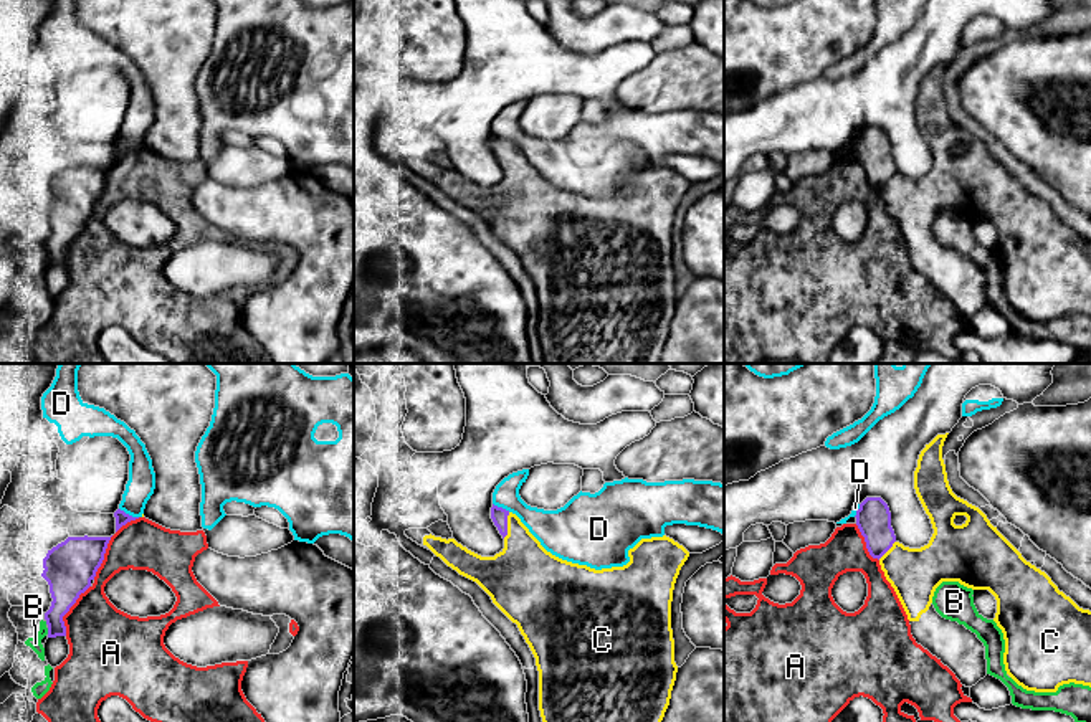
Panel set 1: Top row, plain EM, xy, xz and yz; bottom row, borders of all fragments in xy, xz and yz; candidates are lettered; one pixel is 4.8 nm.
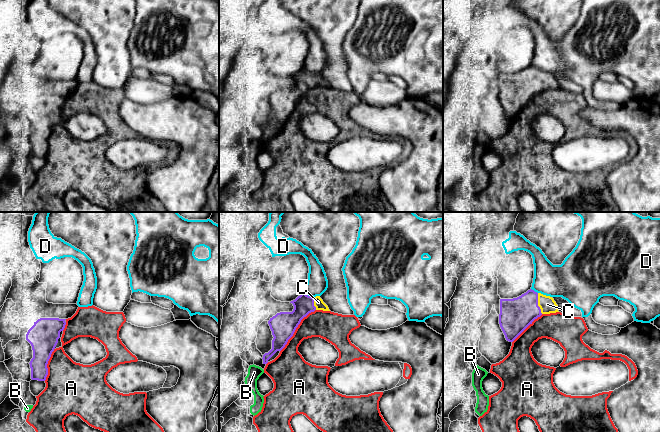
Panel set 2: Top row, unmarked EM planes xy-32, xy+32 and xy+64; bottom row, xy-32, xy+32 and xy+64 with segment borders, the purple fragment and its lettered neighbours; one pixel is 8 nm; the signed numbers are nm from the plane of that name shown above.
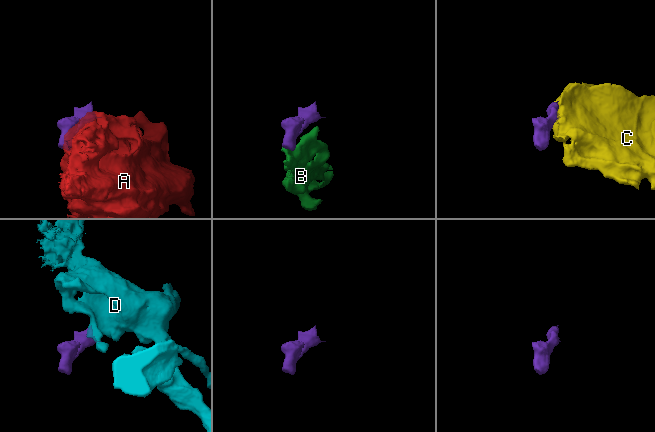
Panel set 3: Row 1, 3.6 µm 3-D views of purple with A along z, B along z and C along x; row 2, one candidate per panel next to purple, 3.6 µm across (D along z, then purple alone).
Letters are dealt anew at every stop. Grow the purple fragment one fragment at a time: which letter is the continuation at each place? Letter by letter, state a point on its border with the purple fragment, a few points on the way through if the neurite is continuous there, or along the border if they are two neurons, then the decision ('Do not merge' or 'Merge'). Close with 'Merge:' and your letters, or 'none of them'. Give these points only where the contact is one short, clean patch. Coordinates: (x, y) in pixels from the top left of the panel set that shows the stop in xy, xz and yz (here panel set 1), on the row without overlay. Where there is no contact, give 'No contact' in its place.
A: Touches purple at xy (68, 240). Do not merge
B: Touches purple at xy (48, 261). Do not merge
C: Touches purple at xz (506, 156). Merge
D: Touches purple at xy (128, 144). Boundary: xy (119, 137), (138, 147). Do not merge
Merge: C

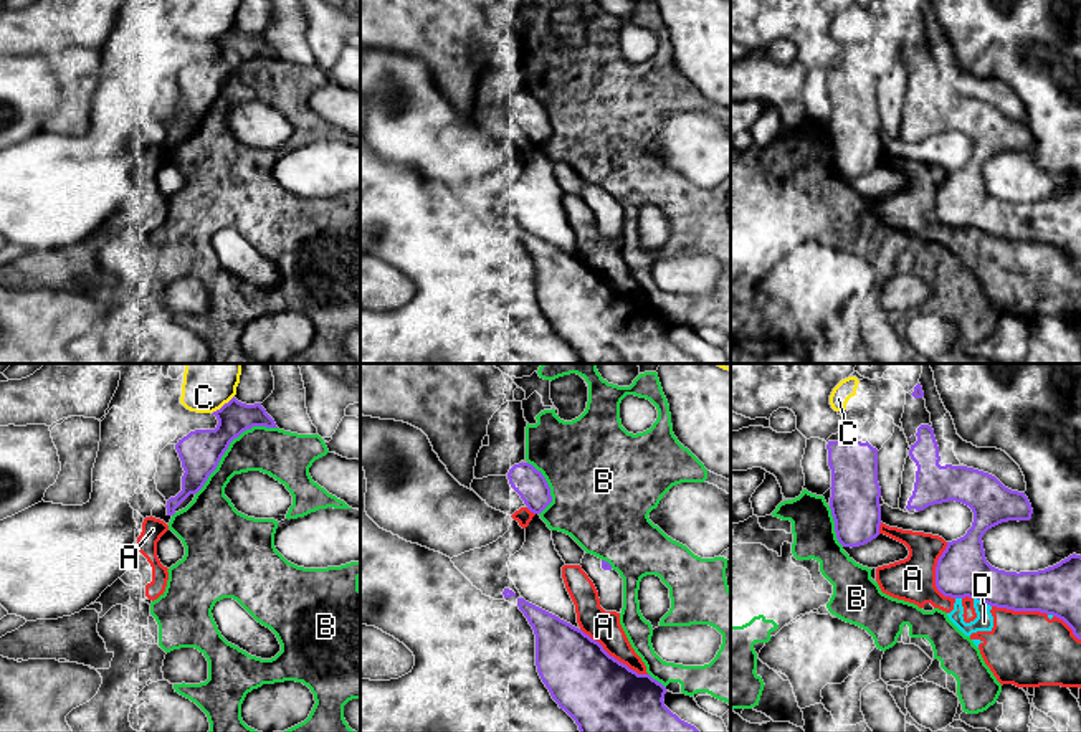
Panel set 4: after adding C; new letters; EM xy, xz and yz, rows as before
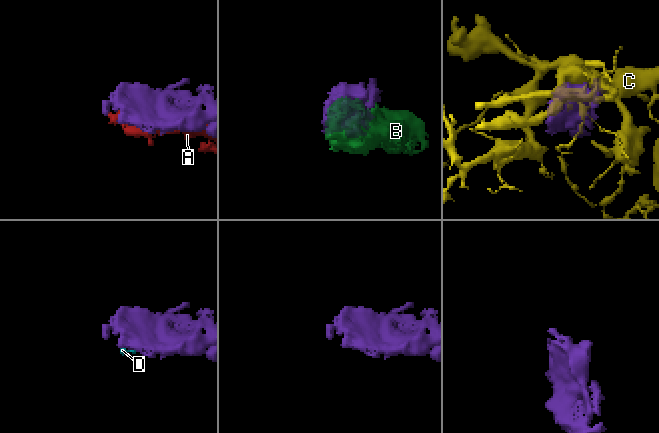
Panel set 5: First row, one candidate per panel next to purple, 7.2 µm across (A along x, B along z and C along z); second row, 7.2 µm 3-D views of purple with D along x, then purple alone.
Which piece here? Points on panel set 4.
A: Touches purple at xz (612, 286). Do not merge
B: Touches purple at xy (228, 75). Do not merge
C: Touches purple at xy (223, 35). Do not merge
D: Touches purple at yz (982, 230). Do not merge
Merge: none of them

